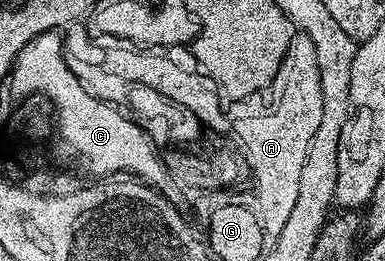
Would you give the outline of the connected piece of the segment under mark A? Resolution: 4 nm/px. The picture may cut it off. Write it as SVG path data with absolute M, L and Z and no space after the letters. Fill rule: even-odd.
M295 31L273 87L278 88L274 113L271 116L254 116L238 128L244 164L254 164L254 172L258 172L258 177L252 182L252 191L262 196L258 204L261 205L263 224L266 224L271 234L283 227L296 206L296 198L300 198L300 173L308 158L308 146L312 146L312 138L316 138L320 114L324 114L324 94L316 46L312 46L312 38L308 38L306 32Z

